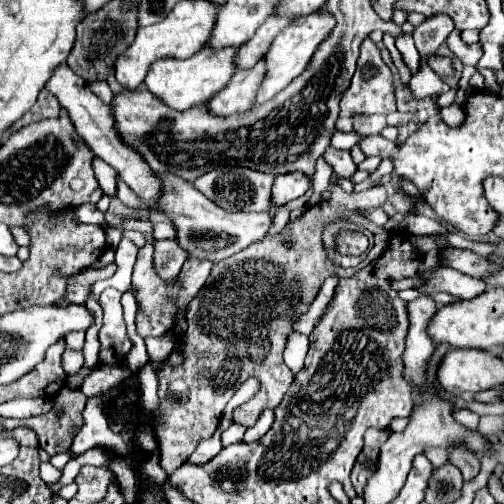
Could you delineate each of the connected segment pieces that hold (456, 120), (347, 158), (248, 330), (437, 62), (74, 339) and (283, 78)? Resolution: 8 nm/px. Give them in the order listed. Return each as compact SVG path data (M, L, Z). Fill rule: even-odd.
M451 104L451 106L447 106L447 108L441 110L441 118L443 118L449 126L459 126L459 124L465 120L465 112L463 112L461 106Z
M329 148L323 158L333 166L335 174L343 176L343 178L351 178L355 174L355 162L351 158L351 152L349 150L335 150L335 148Z
M331 186L329 192L331 196L327 200L311 206L303 216L289 220L277 236L255 242L235 256L217 262L209 280L191 302L187 312L189 328L183 336L185 362L181 368L163 368L159 376L159 422L153 424L153 432L159 444L159 464L167 476L193 454L199 440L211 438L217 432L225 404L249 376L261 380L261 390L235 410L235 422L253 426L265 408L277 408L281 404L293 382L293 374L283 362L287 336L293 332L299 316L317 298L321 284L337 272L319 240L323 224L335 216L353 218L375 232L375 254L371 258L377 258L387 248L389 234L385 228L375 226L361 214L377 208L375 202L367 200L363 192L347 194L339 186ZM285 238L291 240L291 246L285 244ZM235 328L237 332L231 338L231 330Z
M433 56L433 58L429 60L429 66L431 66L439 76L443 76L443 74L451 74L451 72L453 72L453 66L451 66L451 60L449 60L449 58Z
M71 332L69 336L65 336L65 348L81 350L83 348L83 340L85 340L85 332Z
M319 10L319 12L309 14L309 16L301 16L301 18L295 20L295 24L289 24L287 28L283 28L277 34L277 38L273 40L273 44L271 44L267 56L265 56L267 58L267 74L265 74L265 80L263 80L263 84L257 92L257 104L263 104L273 94L287 88L289 82L307 68L311 56L315 54L319 44L323 40L327 40L327 36L331 34L333 28L335 28L335 18L327 10Z

